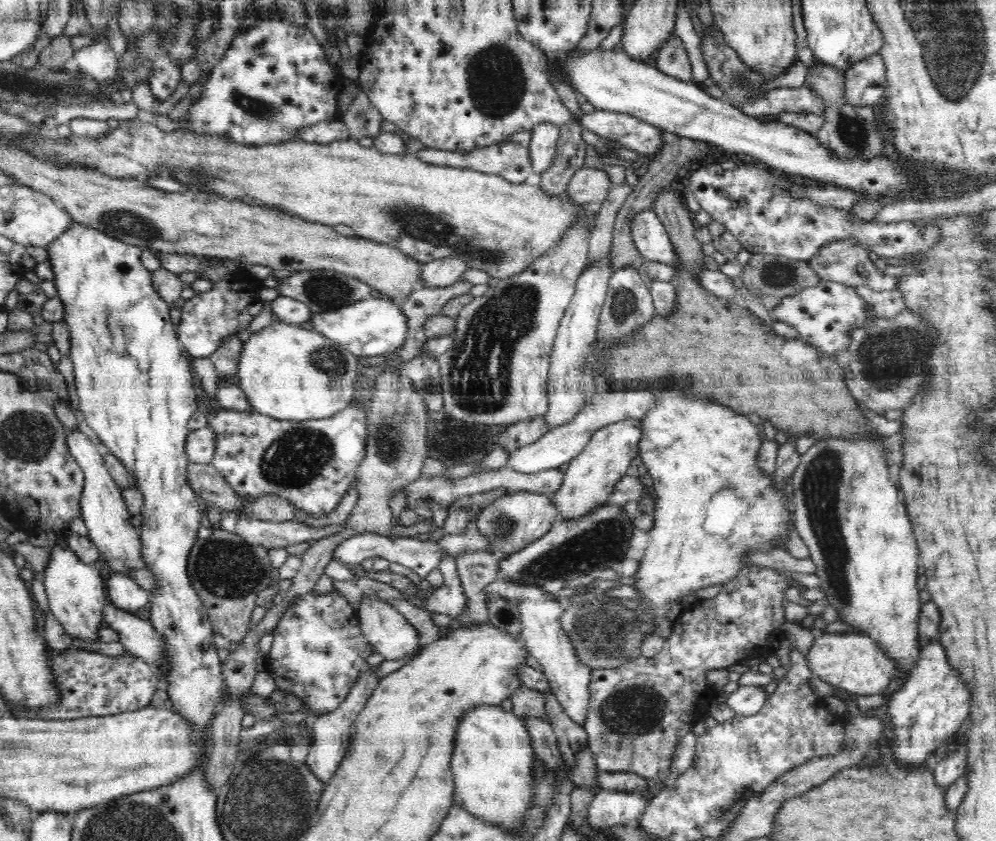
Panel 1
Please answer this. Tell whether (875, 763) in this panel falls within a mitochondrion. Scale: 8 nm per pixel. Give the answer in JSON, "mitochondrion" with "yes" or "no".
{"mitochondrion":"no"}

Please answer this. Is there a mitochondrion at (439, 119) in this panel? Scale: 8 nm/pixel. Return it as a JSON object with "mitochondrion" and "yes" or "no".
{"mitochondrion":"no"}

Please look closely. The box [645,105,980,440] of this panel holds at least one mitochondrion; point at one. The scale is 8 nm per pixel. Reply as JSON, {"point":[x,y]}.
{"point":[886,359]}

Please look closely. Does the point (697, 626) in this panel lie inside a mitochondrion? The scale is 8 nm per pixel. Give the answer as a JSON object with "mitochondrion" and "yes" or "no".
{"mitochondrion":"no"}

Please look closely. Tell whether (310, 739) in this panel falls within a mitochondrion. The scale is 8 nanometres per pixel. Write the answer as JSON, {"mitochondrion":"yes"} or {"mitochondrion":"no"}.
{"mitochondrion":"no"}

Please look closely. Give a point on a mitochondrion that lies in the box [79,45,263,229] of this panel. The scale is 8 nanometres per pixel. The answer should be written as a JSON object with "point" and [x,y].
{"point":[132,72]}

